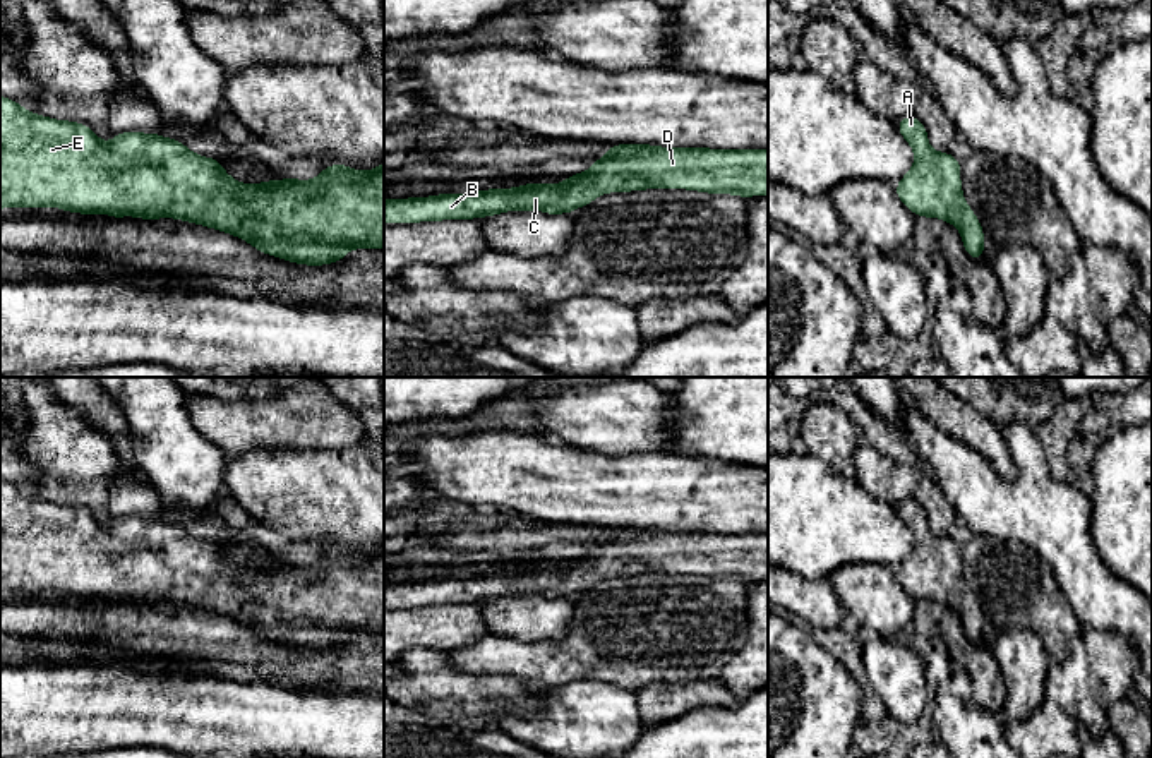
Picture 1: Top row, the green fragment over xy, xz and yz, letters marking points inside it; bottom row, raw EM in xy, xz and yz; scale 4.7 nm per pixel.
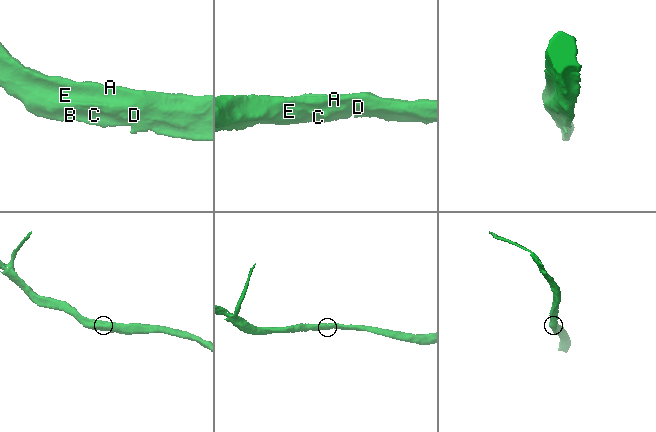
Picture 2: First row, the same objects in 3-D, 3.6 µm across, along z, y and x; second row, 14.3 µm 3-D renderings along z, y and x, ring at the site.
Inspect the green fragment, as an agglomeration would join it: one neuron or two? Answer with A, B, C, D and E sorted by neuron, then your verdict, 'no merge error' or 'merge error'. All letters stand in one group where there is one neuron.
A B C D E; no merge error

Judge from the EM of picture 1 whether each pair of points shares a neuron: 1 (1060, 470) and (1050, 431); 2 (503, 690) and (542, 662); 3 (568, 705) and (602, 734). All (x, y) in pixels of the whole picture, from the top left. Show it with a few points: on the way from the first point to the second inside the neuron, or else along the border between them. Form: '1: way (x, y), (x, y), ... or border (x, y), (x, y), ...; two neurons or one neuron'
1: way (1058, 460), (1055, 441); one neuron
2: border (479, 674), (511, 674), (525, 686); two neurons
3: way (576, 714), (594, 726); one neuron

